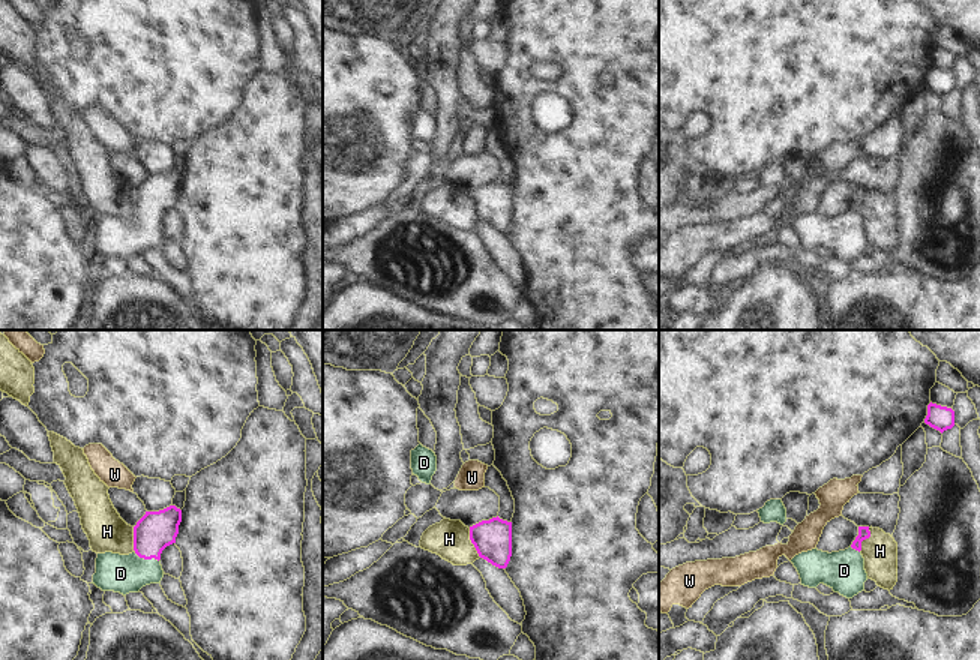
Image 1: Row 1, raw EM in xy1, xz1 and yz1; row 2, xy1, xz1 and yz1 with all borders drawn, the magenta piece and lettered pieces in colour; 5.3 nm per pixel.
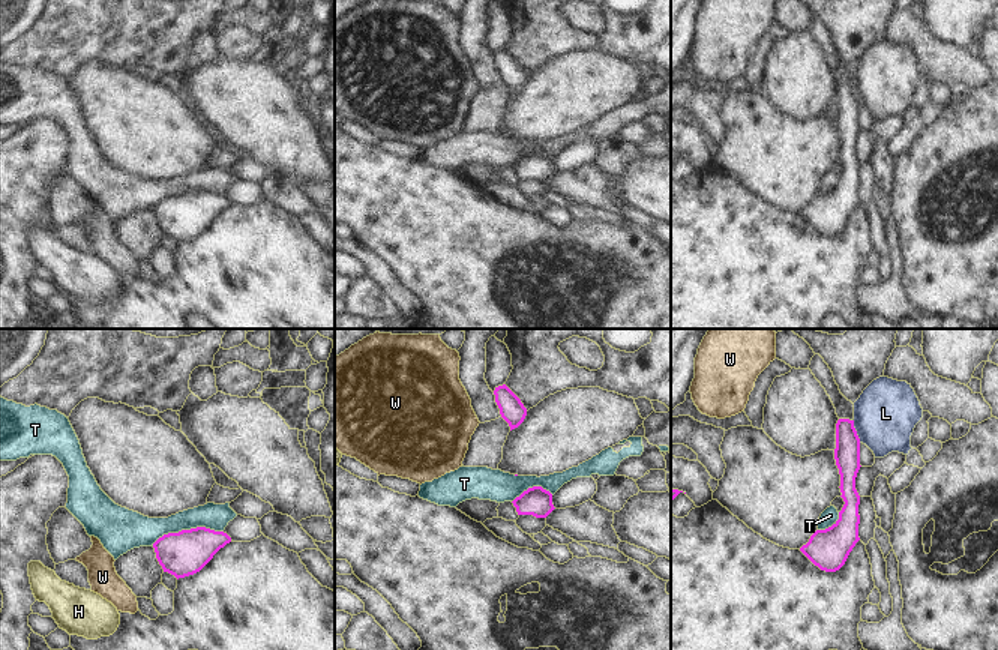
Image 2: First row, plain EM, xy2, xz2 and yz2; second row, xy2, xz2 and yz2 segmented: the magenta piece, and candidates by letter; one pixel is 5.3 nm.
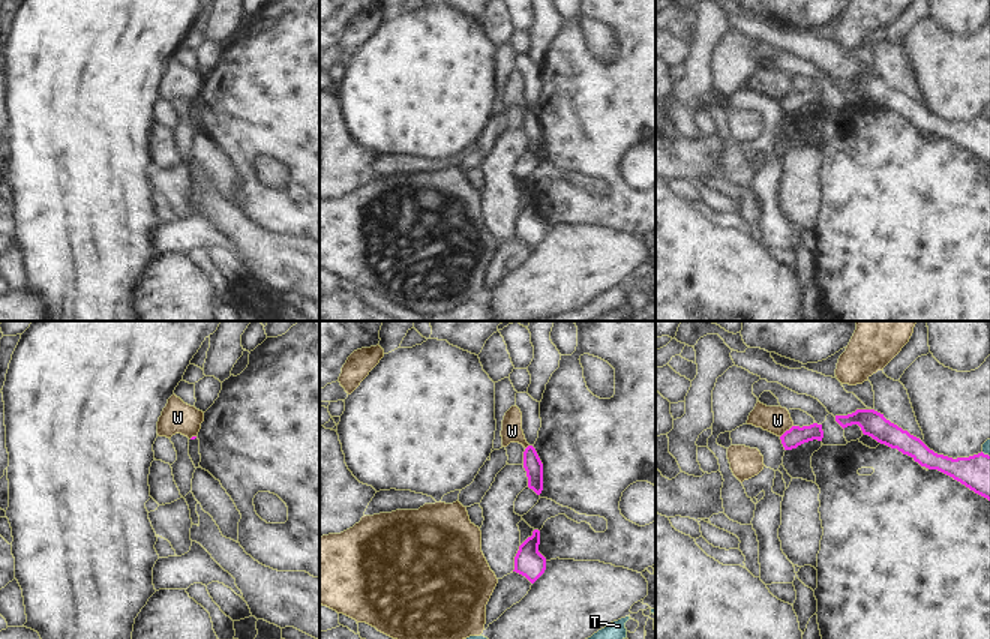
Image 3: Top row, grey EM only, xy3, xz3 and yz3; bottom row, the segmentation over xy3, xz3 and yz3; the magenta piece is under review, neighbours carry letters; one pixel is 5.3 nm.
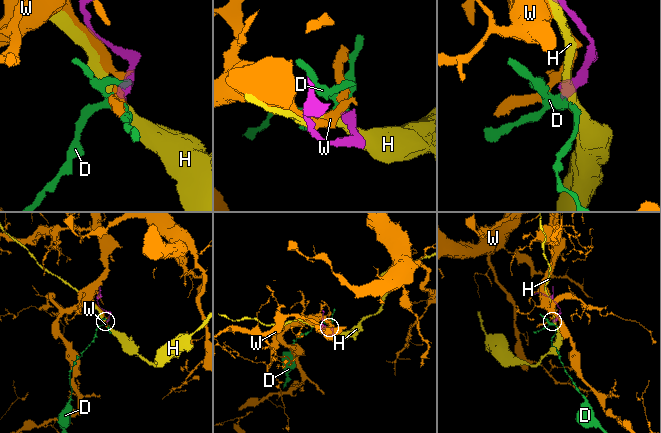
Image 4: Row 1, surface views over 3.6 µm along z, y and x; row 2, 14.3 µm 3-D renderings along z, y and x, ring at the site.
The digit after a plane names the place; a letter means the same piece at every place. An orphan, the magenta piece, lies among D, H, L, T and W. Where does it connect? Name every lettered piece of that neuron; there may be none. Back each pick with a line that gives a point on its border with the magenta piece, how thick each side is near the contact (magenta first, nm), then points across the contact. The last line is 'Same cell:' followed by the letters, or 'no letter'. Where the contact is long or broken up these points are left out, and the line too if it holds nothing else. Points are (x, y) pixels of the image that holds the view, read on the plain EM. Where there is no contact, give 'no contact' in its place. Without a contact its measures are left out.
D: contact xy1 (146, 222); calibres 200 and 200 nm; way xy1 (156, 194), (149, 204), (146, 222), (132, 236), (120, 237)
Same cell: D

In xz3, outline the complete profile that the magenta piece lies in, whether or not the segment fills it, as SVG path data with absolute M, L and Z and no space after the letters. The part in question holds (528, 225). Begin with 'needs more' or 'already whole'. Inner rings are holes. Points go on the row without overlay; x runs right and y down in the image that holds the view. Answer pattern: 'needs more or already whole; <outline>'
already whole; M534 194L520 210L514 220L516 237L534 248L546 234L546 222L538 216L540 195Z

